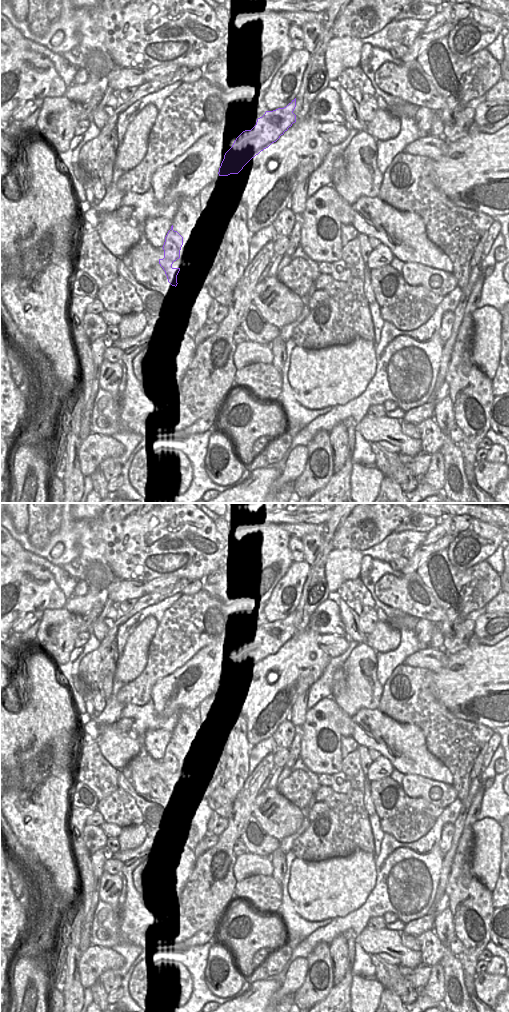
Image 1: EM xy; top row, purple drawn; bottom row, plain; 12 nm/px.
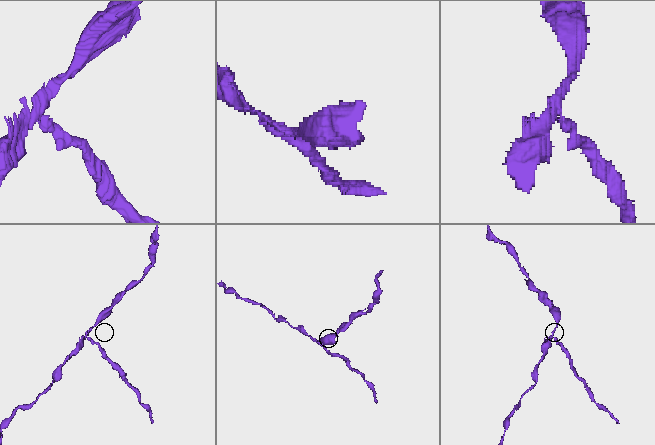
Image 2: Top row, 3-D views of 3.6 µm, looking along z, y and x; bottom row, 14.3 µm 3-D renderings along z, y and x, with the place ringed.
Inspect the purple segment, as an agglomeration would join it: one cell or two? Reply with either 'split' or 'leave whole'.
split

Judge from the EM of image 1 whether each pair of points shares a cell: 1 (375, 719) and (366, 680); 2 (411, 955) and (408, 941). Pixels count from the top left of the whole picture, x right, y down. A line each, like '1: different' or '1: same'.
1: different
2: different

